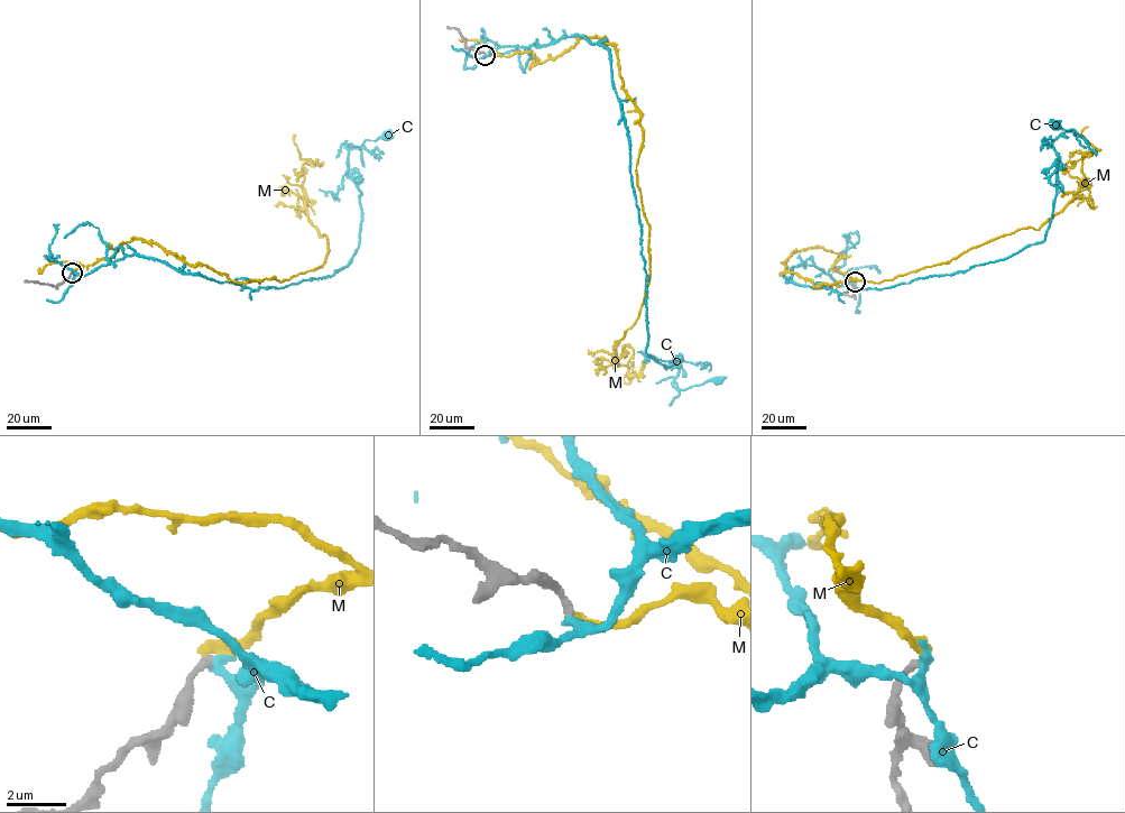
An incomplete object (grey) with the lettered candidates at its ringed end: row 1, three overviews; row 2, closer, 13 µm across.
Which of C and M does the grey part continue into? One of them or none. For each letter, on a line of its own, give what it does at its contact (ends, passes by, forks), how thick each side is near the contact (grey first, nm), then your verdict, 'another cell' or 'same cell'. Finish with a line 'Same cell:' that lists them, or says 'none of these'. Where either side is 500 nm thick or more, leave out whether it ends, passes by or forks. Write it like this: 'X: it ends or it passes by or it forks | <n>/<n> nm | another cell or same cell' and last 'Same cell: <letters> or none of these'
C: it ends | 260/400 nm | another cell
M: it ends | 260/360 nm | same cell
Same cell: M

